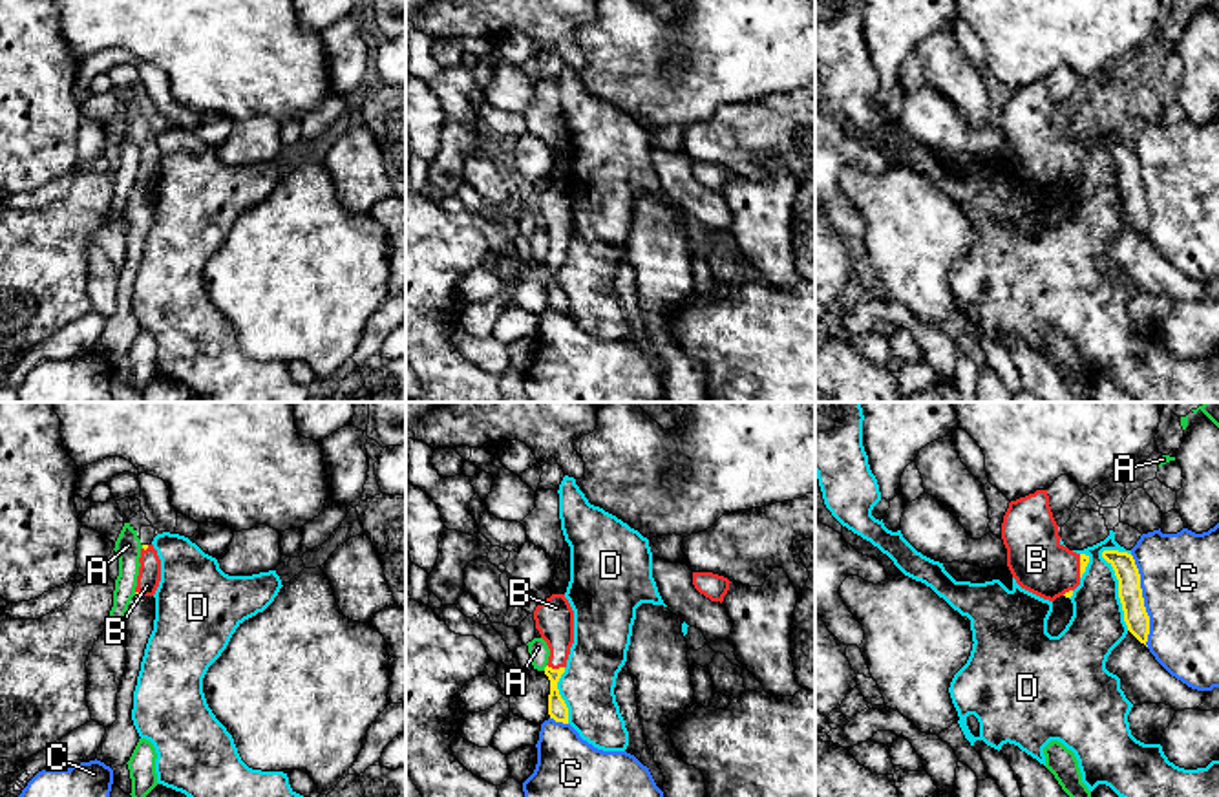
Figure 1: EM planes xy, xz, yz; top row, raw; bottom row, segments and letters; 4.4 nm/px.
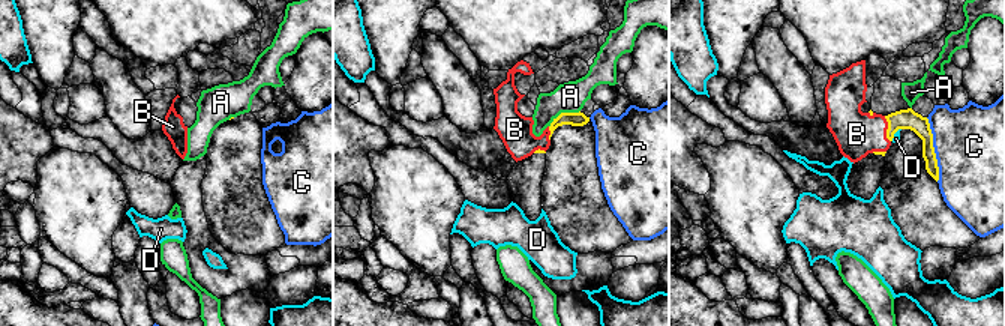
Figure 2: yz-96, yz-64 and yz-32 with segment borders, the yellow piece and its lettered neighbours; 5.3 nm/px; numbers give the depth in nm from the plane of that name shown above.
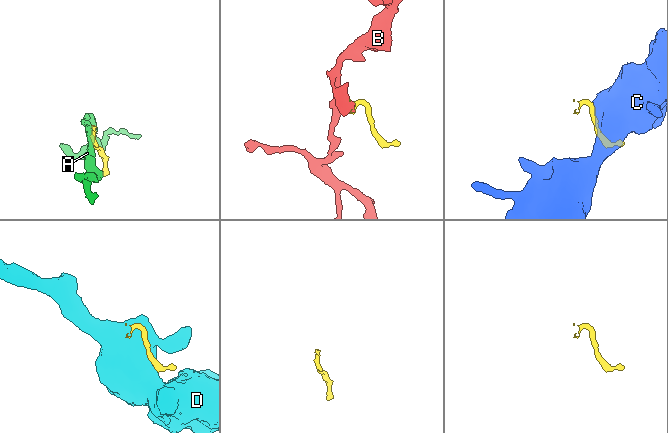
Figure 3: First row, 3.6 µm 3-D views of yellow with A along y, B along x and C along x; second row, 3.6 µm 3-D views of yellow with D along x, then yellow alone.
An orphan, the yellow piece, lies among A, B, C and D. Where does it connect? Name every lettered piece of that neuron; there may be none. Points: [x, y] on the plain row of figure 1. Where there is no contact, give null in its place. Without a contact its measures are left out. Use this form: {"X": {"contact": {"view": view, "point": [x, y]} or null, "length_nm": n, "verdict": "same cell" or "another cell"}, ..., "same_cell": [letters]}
{"A": {"contact": {"view": "xz", "point": [545, 258]}, "length_nm": 30, "verdict": "another cell"}, "B": {"contact": {"view": "xz", "point": [556, 260]}, "length_nm": 80, "verdict": "same cell"}, "C": {"contact": {"view": "yz", "point": [1143, 191]}, "length_nm": 420, "verdict": "another cell"}, "D": {"contact": {"view": "yz", "point": [1119, 180]}, "length_nm": 380, "verdict": "another cell"}, "same_cell": ["B"]}

